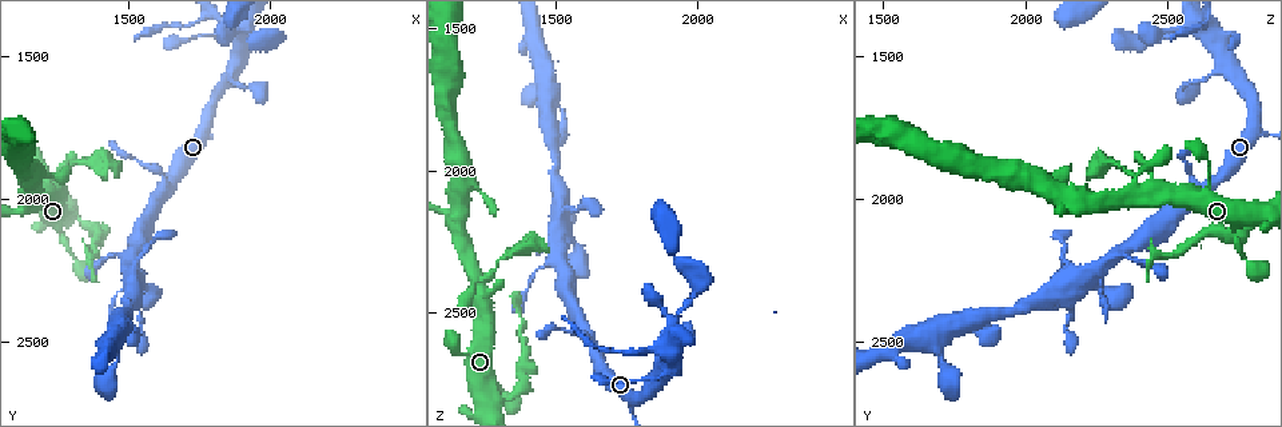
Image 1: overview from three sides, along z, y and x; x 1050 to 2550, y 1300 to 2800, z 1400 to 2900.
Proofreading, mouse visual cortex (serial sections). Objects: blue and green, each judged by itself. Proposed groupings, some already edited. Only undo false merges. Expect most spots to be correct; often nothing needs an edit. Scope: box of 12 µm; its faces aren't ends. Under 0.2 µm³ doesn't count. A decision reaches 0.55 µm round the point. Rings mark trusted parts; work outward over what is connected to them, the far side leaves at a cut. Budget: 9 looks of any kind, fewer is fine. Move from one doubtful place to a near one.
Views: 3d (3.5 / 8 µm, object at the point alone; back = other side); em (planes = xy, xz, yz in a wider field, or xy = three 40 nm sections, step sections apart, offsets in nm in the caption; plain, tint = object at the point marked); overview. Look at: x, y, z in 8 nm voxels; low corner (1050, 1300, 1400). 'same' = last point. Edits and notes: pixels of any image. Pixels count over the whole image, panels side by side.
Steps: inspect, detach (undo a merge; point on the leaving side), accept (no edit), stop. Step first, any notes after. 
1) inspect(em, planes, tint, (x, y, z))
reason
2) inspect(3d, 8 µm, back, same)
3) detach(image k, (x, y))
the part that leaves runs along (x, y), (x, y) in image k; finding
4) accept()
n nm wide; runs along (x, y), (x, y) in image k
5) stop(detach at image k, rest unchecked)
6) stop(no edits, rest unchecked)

inspect(3d, 3.5 µm, (1310, 2050, 2810))
three-way junction

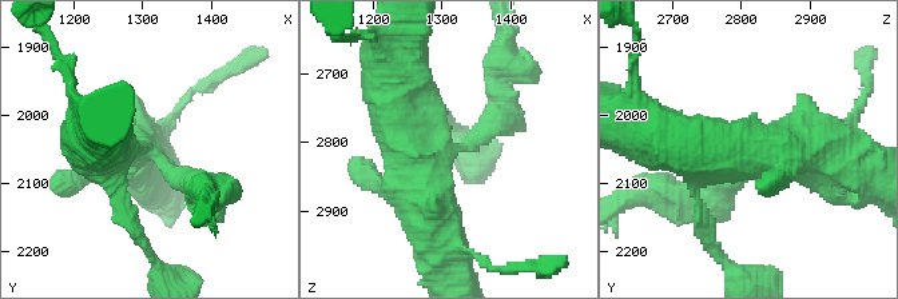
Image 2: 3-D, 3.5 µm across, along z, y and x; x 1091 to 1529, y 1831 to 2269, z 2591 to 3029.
inspect(em, xy, step 3, tint, (1300, 2045, 2815))

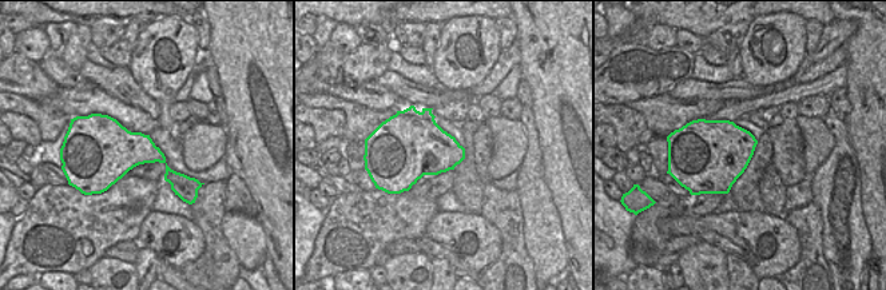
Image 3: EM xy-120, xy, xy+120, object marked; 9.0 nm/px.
accept()
runs along (396, 55), (412, 151), (491, 127) in image 2; continuous, no second cell

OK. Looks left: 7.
inspect(3d, 3.5 µm, (1160, 2010, 2230))
two arms in line, one across

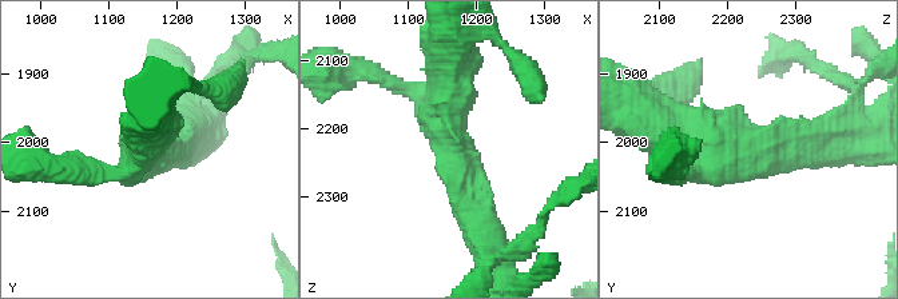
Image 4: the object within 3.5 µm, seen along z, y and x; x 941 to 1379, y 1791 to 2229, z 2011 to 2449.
inspect(em, xy, step 3, tint, (1165, 2000, 2225))
3 arms; arms of 200, 450, 500 nm; shape alone is not enough

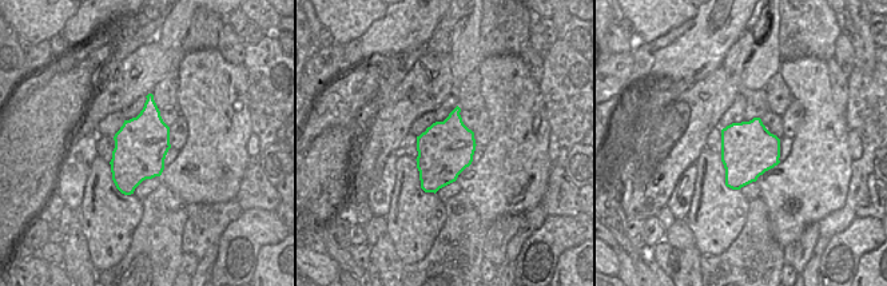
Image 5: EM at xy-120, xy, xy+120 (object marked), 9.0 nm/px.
accept()
500 nm wide; runs along (483, 223), (449, 144), (449, 59) in image 4; continuous, no second cell

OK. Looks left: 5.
inspect(3d, 8 µm, (1520, 2260, 2230))
a narrow waist

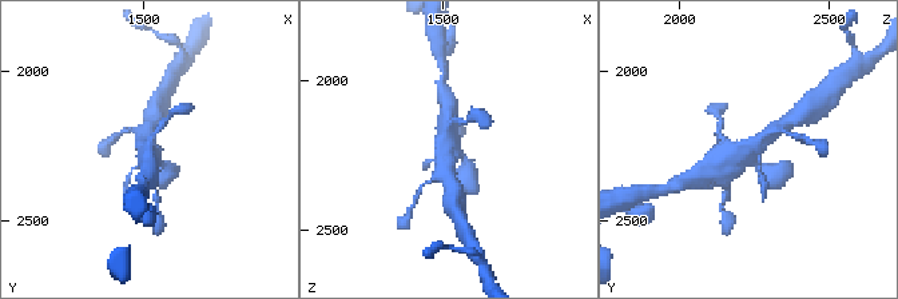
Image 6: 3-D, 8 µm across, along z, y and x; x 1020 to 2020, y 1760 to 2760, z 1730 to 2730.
inspect(em, xy, step 3, tint, (1510, 2270, 2220))

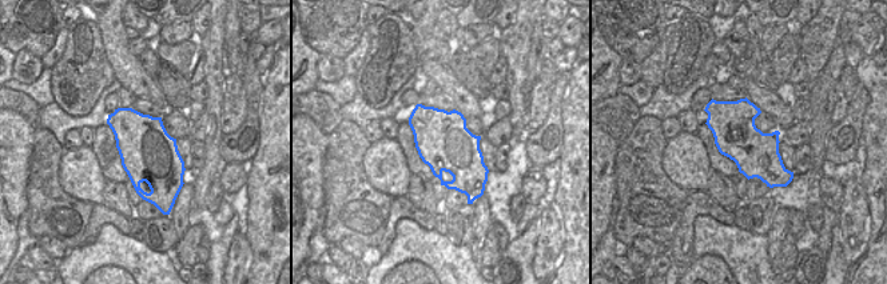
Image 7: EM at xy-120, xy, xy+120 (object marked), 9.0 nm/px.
accept()
runs along (771, 130), (744, 152), (710, 168) in image 6; one cell here

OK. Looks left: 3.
inspect(3d, 3.5 µm, (1490, 2400, 1890))
sudden change in width

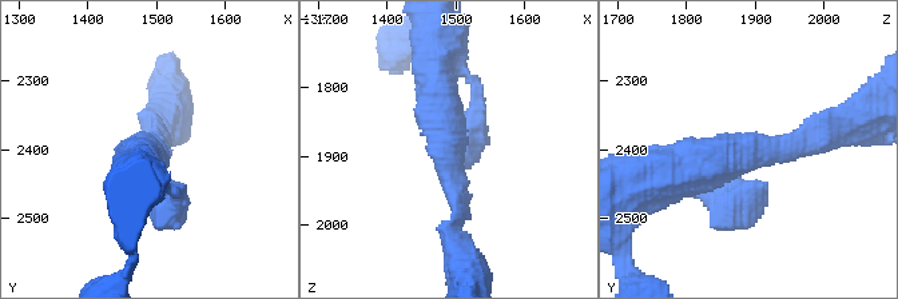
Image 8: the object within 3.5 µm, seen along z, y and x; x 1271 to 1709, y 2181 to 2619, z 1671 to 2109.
inspect(em, xy, step 3, tint, (1485, 2400, 1890))

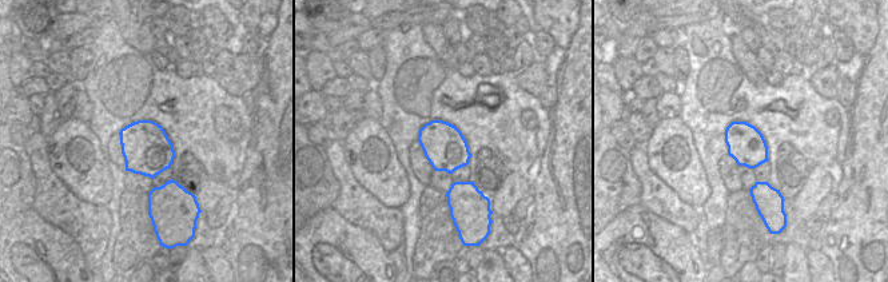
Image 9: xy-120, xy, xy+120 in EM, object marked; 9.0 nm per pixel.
accept()
380 nm wide; runs along (831, 138), (736, 150), (671, 179) in image 8; one cell here

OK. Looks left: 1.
stop(no edits, rest unchecked)

